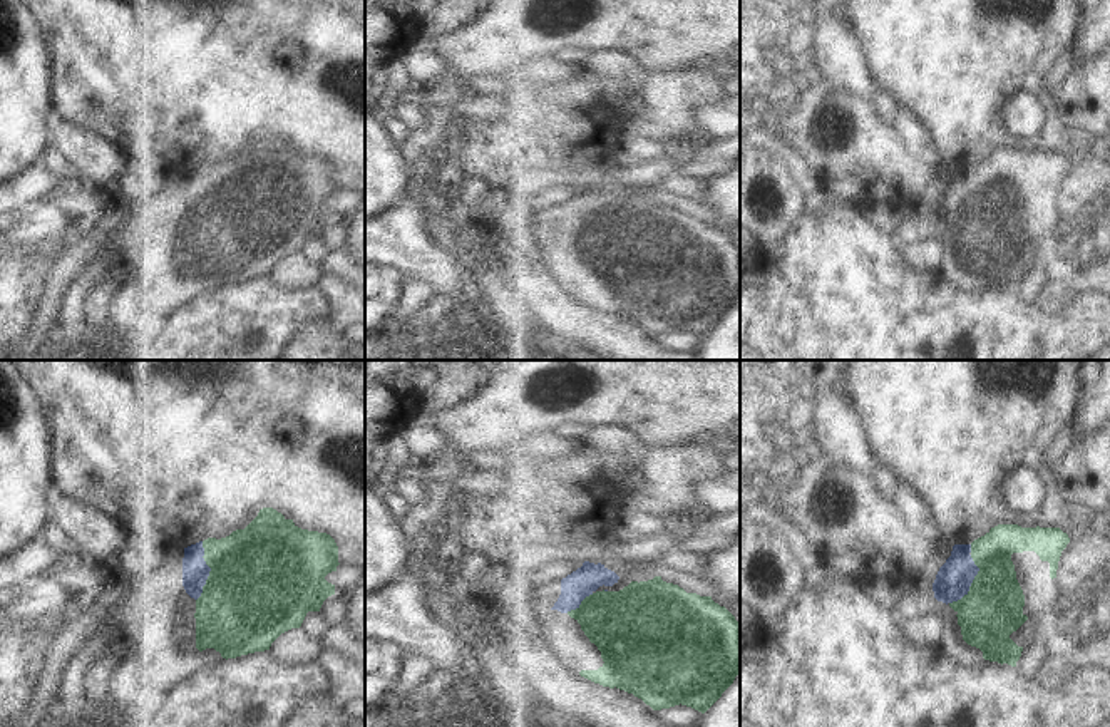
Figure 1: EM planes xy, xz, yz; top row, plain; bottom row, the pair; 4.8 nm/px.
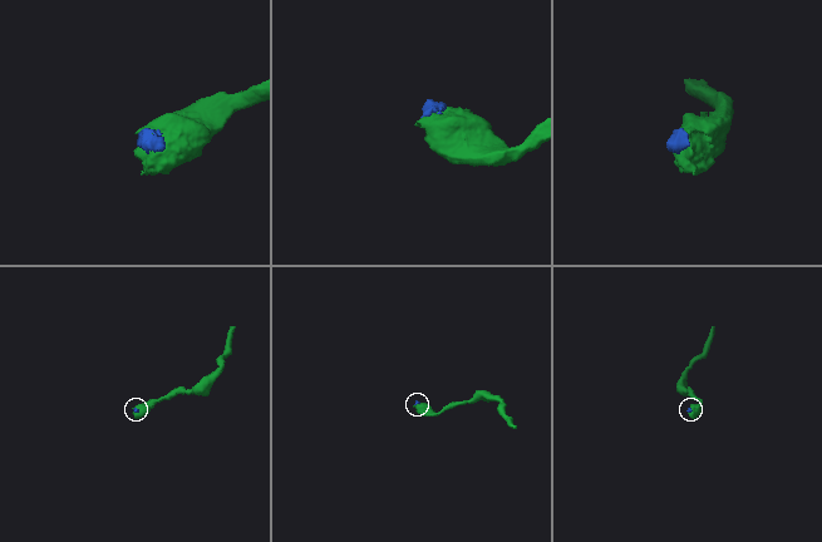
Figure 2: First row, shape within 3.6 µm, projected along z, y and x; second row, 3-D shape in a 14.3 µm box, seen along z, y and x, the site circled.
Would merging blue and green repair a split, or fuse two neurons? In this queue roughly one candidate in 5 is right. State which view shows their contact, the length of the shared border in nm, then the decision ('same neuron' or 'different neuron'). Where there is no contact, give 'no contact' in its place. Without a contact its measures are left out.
meets blue in xy; contact 280 nm long; same neuron

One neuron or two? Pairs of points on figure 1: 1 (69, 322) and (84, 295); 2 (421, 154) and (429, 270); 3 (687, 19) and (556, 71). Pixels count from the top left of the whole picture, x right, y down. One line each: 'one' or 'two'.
1: one
2: one
3: two

